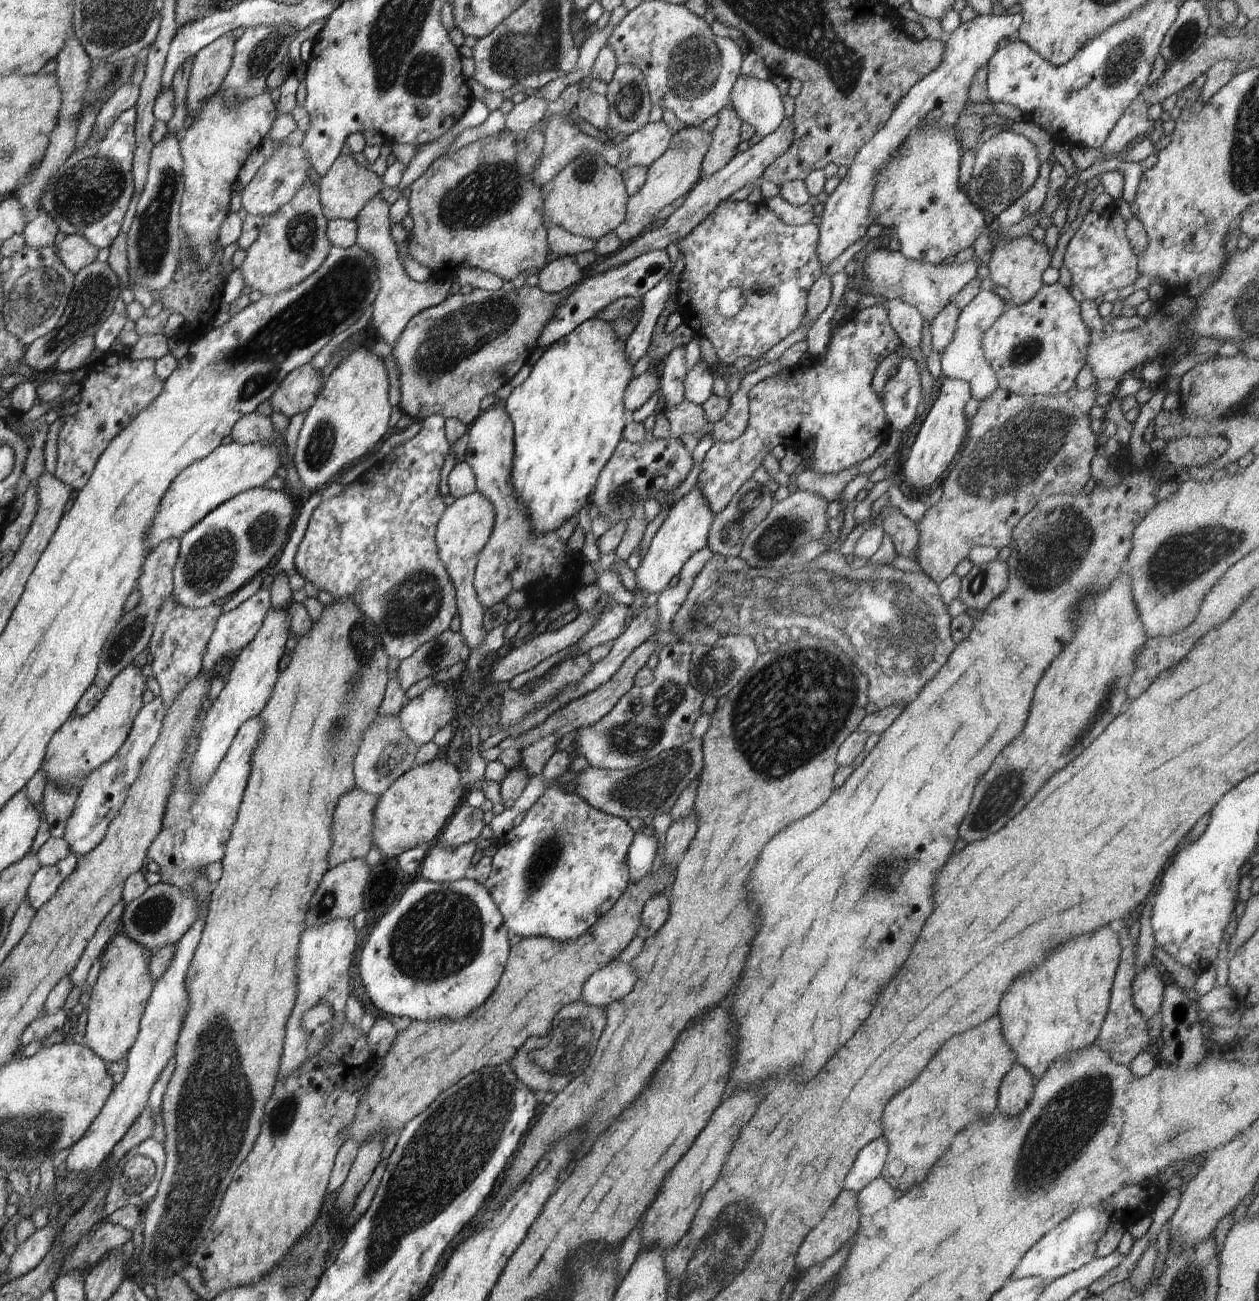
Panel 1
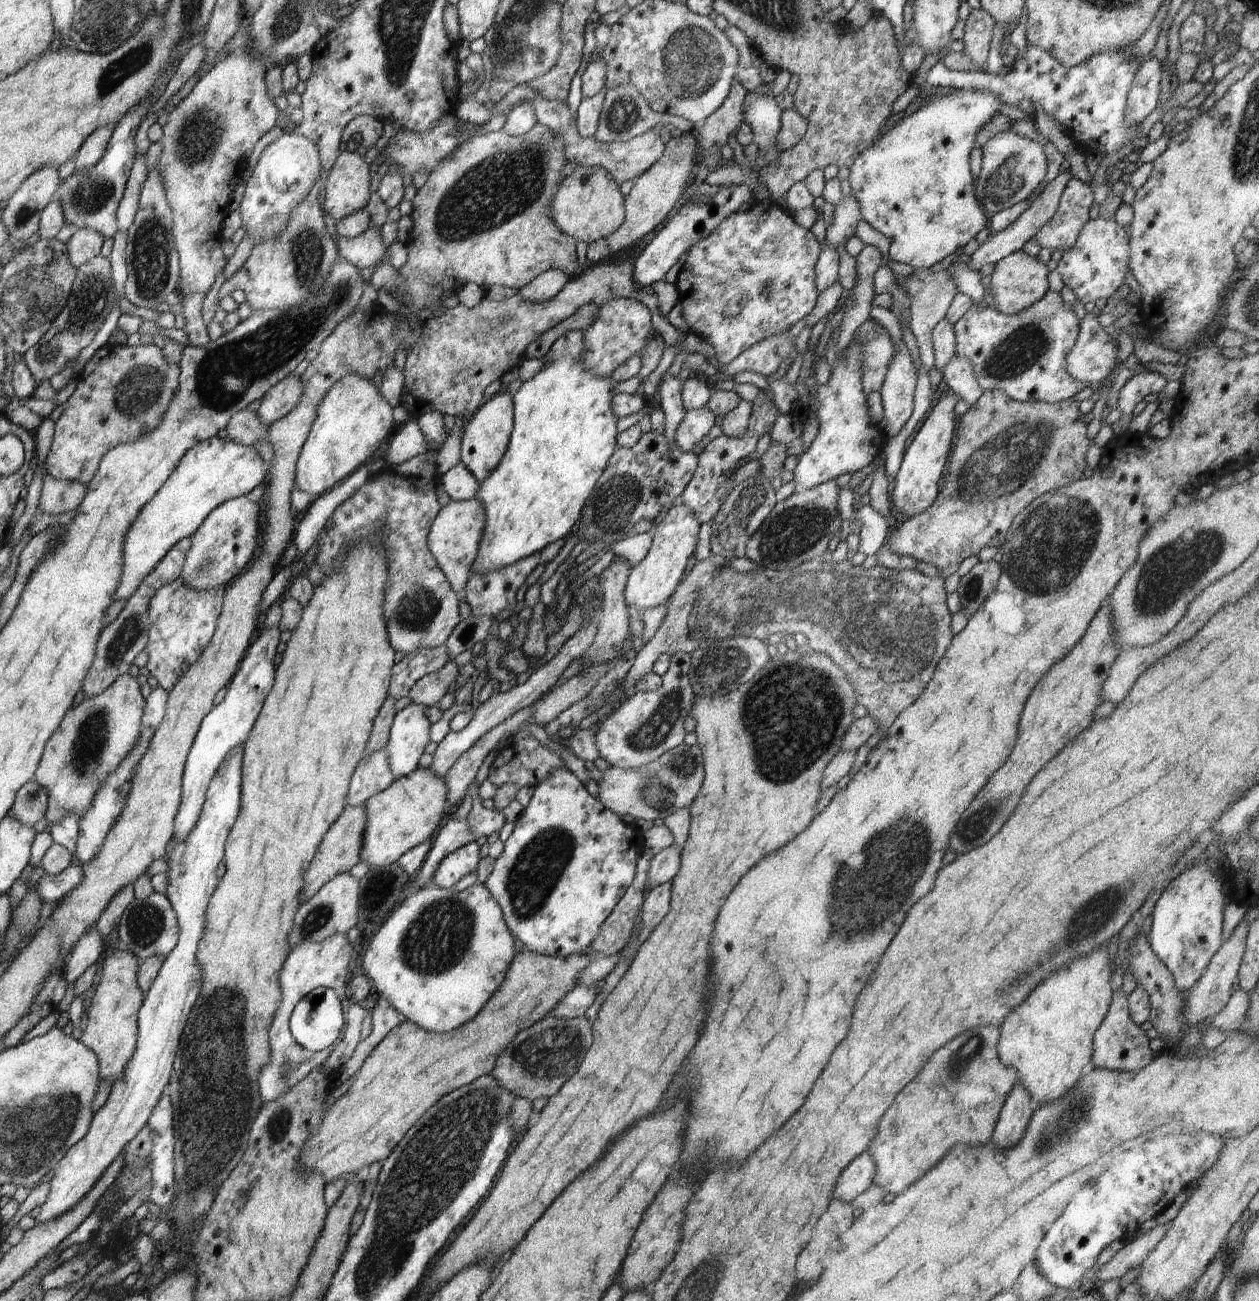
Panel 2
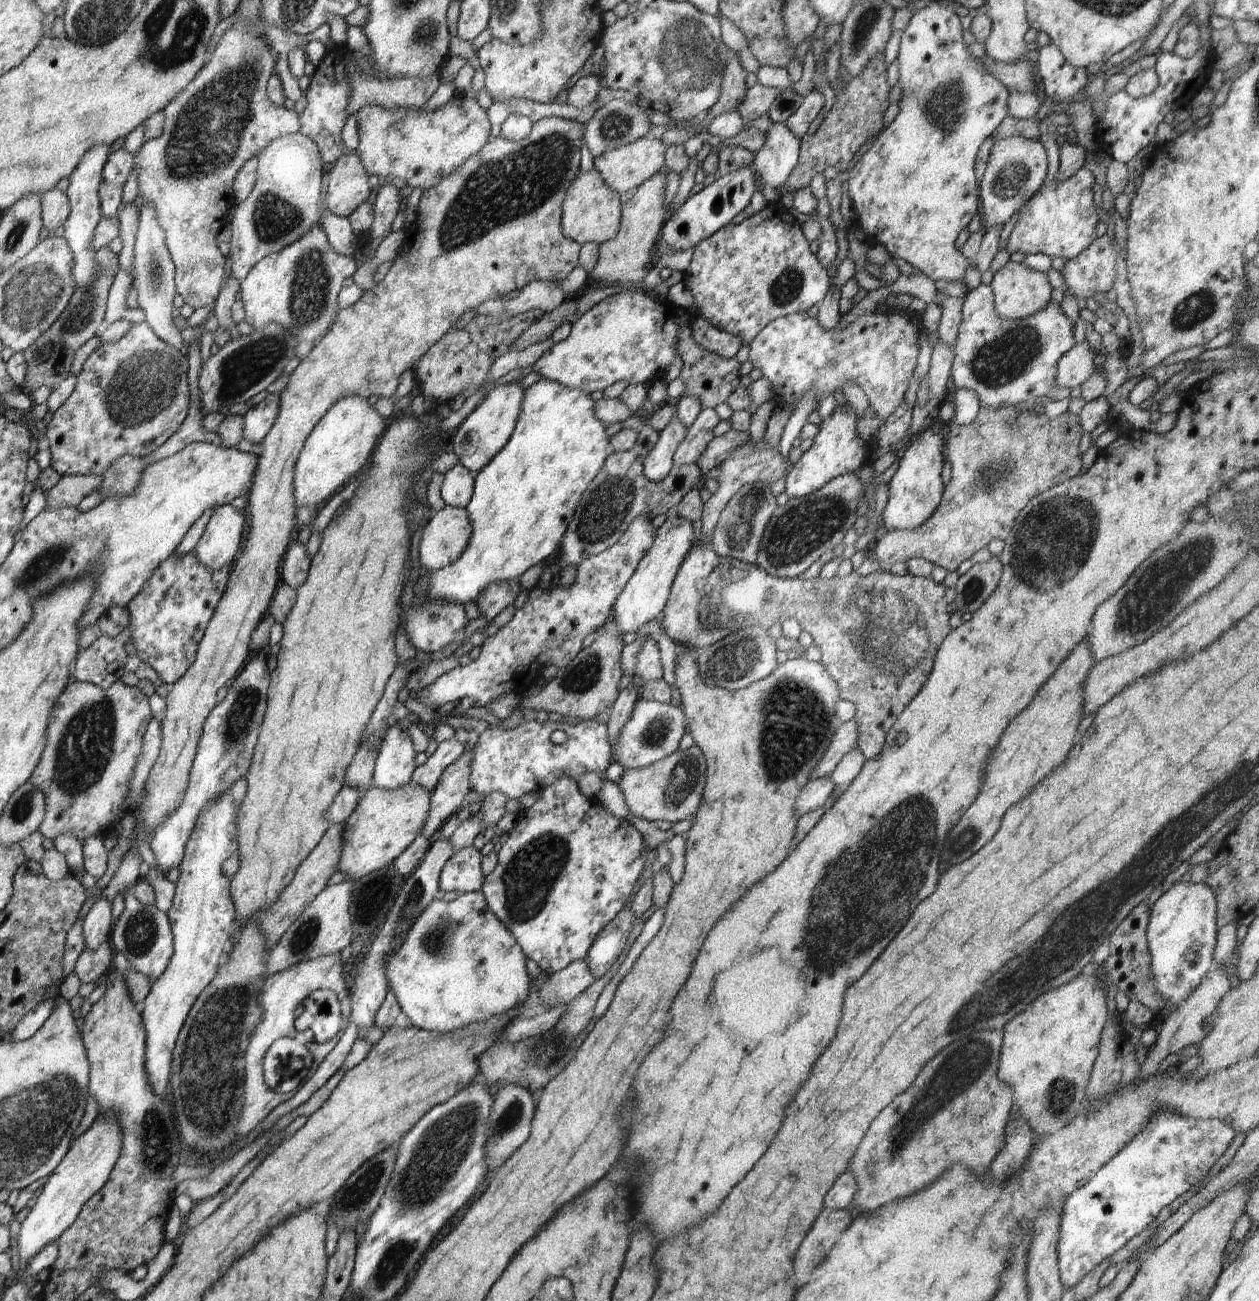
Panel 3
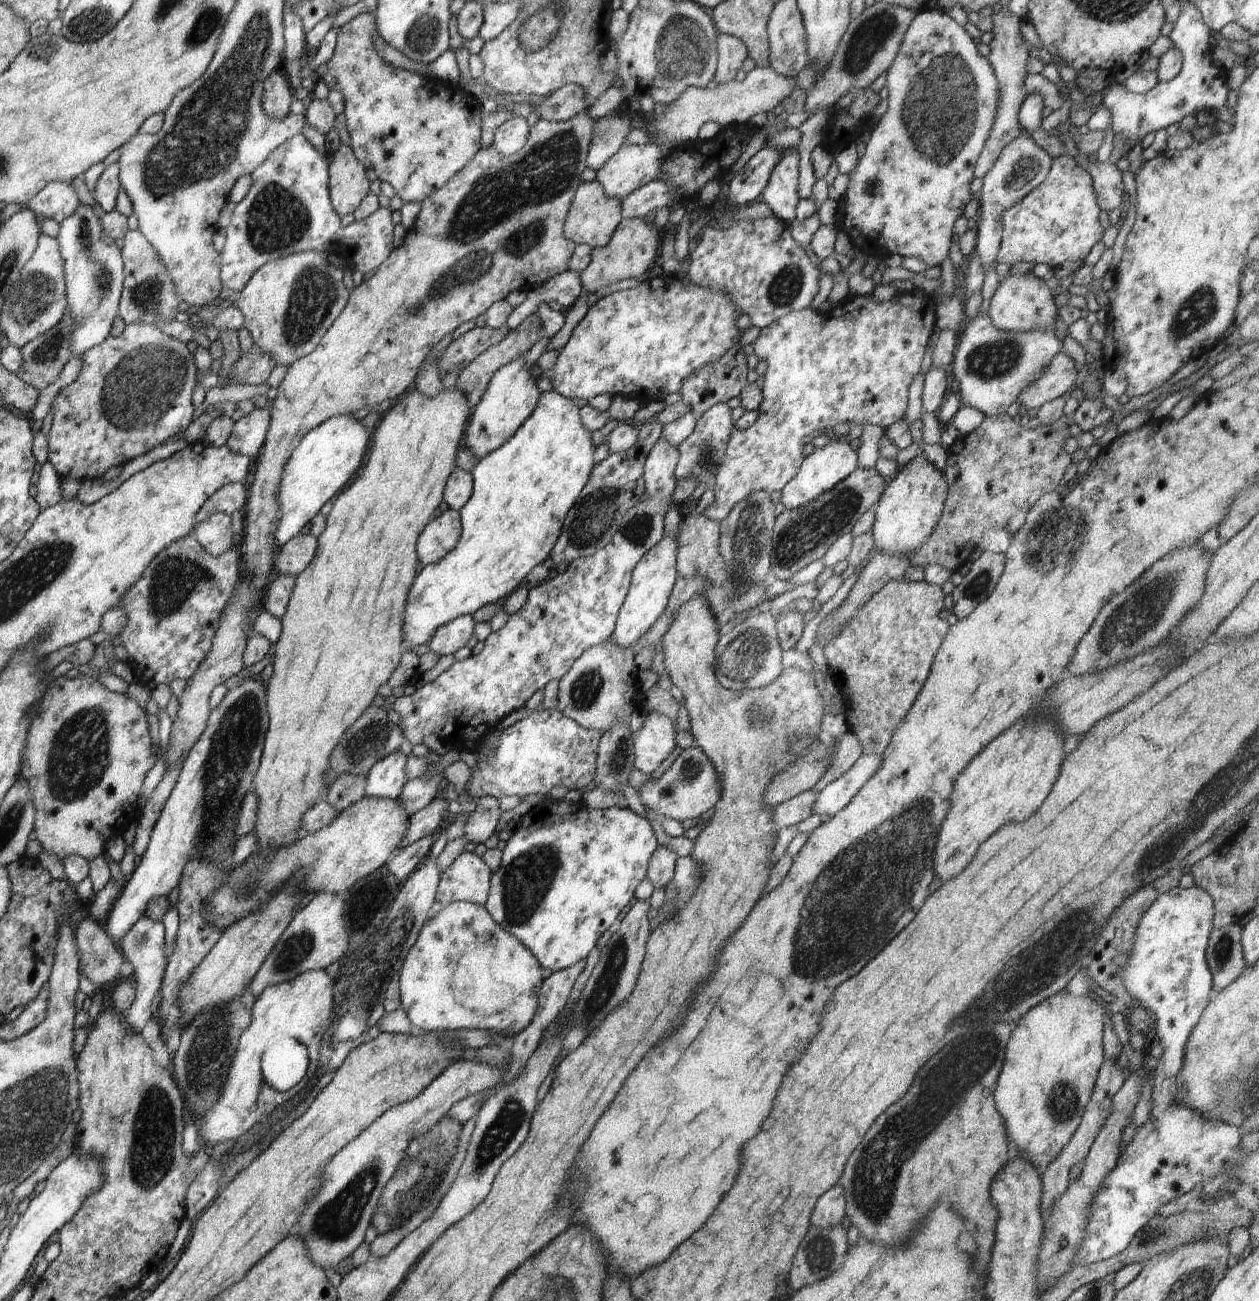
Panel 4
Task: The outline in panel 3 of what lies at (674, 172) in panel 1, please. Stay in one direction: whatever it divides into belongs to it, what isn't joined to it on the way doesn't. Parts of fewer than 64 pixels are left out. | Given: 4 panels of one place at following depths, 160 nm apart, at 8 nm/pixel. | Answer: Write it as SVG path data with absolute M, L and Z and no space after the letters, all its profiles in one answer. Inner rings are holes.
M663 168L631 192L630 200L621 209L620 227L616 237L598 246L599 262L590 275L595 280L620 285L626 282L644 282L654 267L656 242L669 215L668 209L664 207L667 172L669 171Z

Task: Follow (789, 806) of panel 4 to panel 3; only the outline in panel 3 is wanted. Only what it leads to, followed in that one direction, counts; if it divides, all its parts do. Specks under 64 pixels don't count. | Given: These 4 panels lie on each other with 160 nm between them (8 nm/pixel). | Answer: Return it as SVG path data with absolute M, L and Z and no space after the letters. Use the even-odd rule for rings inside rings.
M830 775L816 778L816 780L809 780L809 782L800 790L798 800L794 804L798 816L804 816L808 812L814 812L818 808L824 806L828 797L832 795L835 785L832 782Z

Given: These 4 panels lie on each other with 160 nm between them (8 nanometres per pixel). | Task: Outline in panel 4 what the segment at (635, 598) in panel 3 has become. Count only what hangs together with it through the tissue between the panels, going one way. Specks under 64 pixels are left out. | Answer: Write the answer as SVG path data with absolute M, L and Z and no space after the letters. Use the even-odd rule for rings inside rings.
M678 529L674 530L674 536L663 537L634 568L631 584L624 604L620 608L616 627L612 635L612 640L620 648L630 648L638 640L642 640L644 634L652 628L652 624L666 610L670 594L674 589L676 580L679 578L676 571L676 554L678 553L676 536L678 536Z

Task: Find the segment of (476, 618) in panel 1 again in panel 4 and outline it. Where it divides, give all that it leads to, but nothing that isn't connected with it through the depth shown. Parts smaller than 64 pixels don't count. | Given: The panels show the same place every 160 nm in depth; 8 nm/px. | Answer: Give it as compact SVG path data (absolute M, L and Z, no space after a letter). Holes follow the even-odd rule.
M444 507L442 513L424 528L418 538L418 560L428 566L439 562L460 540L461 518L458 511Z

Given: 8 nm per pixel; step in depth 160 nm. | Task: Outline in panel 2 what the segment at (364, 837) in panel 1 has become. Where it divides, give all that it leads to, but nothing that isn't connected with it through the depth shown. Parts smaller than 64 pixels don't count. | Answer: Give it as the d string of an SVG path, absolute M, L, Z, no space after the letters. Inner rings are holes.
M345 805L342 814L338 816L336 822L328 829L323 836L315 857L310 861L309 868L304 873L303 894L301 902L306 902L312 898L324 883L331 881L336 875L348 873L361 861L361 850L363 849L363 834L367 825L367 814L363 805Z

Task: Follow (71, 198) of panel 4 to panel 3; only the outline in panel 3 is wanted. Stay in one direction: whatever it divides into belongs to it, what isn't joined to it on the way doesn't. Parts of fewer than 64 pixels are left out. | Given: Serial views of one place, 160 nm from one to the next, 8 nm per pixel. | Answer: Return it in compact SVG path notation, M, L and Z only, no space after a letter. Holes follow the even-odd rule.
M51 189L40 195L40 204L44 235L51 235L66 223L71 212L70 202L65 192Z

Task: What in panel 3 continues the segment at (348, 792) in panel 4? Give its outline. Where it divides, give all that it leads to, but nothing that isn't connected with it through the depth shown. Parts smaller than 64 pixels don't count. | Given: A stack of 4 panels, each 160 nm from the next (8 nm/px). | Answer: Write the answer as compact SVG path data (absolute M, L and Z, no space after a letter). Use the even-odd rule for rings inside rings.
M366 742L361 744L354 759L350 762L350 766L346 768L344 784L350 788L356 788L362 794L366 793L373 785L373 771L378 754L376 748L370 750L370 746Z

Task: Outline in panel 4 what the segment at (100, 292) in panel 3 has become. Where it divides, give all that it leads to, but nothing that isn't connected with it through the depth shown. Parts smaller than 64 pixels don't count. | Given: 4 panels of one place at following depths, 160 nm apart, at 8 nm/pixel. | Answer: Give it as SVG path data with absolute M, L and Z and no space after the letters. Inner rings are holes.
M64 312L54 328L22 346L22 363L15 376L37 390L50 386L71 358L68 338L74 332L74 322L70 312Z

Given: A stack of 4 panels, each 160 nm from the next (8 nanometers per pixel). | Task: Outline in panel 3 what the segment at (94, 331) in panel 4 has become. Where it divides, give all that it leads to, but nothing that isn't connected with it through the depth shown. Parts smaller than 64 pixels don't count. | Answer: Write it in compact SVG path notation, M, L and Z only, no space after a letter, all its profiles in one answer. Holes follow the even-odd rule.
M94 146L85 152L80 164L76 166L76 170L69 177L70 186L65 192L70 202L71 212L62 228L64 230L63 238L66 240L74 260L74 266L72 266L74 288L88 286L98 276L98 262L96 262L96 250L92 250L92 238L94 238L96 226L103 217L98 192L101 188L101 175L108 156L109 146Z

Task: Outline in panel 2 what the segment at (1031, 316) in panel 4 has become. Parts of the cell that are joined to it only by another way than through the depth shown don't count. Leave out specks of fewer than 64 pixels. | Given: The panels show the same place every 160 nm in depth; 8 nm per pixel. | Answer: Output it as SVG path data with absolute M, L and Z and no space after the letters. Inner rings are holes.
M1018 251L1006 258L999 260L991 274L991 287L989 292L990 303L1002 314L1013 315L1026 310L1028 306L1036 304L1046 296L1048 288L1048 267L1035 256L1029 256L1026 252Z

